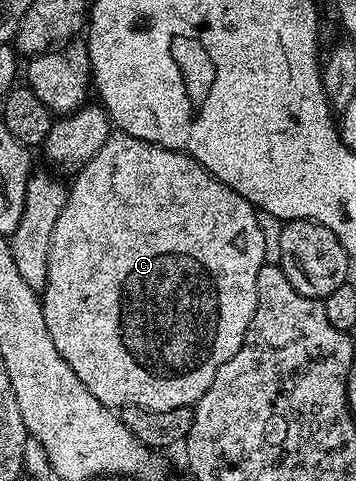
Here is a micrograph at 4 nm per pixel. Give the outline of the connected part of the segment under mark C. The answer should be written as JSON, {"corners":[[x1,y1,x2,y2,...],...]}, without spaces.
{"corners":[[115,130,111,133,108,141,104,141,100,153,96,153,96,157,92,157,92,161,88,161,82,166,81,171,77,172,73,179,74,184,71,182,68,187,64,209,60,213,60,217,56,217,56,229,52,229,52,245,48,253,48,281,40,295,42,312,44,313,44,325,48,325,48,333,52,337,52,343,56,345,56,349,64,357,64,361,68,361,72,373,76,373,76,377,80,377,80,381,86,386,88,393,92,393,92,397,96,397,96,401,100,401,105,407,111,409,143,407,153,411,180,409,181,407,193,408,198,399,204,397,208,385,212,385,212,377,216,377,220,365,224,365,224,361,231,359,242,347,244,337,248,333,248,325,256,313,256,301,258,300,256,295,256,277,260,277,262,264,267,262,268,259,268,255,266,255,266,235,262,232,261,221,263,222,263,220,260,218,259,212,248,200,240,197,240,193,236,193,228,185,221,183,215,175,208,173,208,169,204,169,191,155,185,155,183,151,169,151,167,147,161,147,155,143,132,137,126,131]]}

